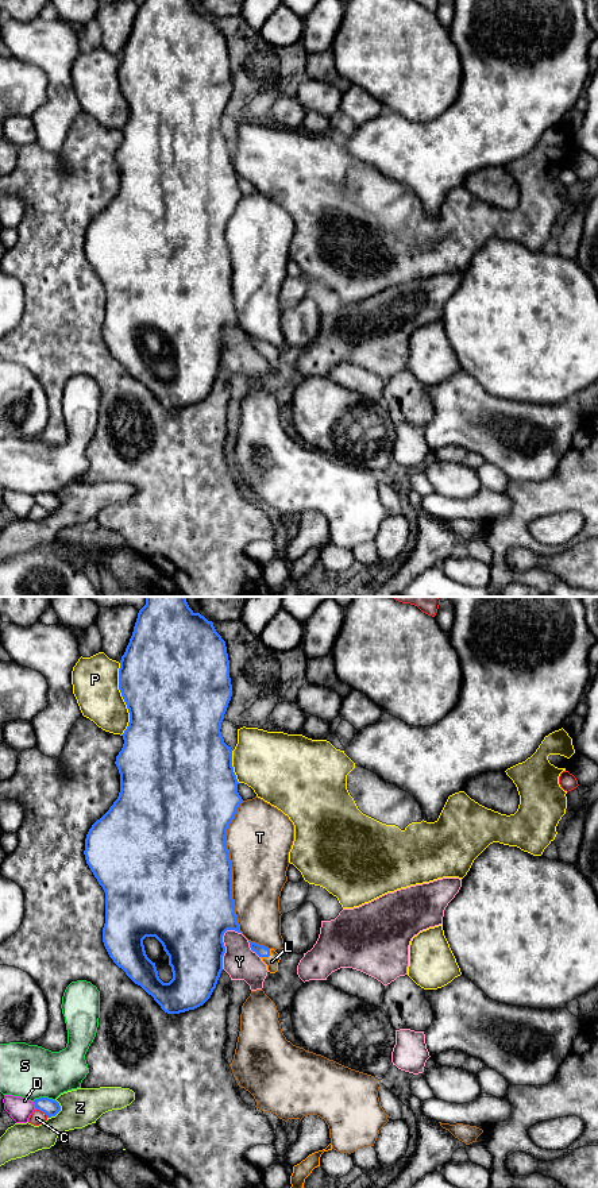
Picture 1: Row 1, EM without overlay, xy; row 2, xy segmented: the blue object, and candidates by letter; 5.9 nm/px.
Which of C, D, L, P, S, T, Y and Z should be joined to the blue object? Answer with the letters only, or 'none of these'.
L

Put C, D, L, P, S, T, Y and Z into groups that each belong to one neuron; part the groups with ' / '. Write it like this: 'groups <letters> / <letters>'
groups C / D / L / P / S / T / Y Z

